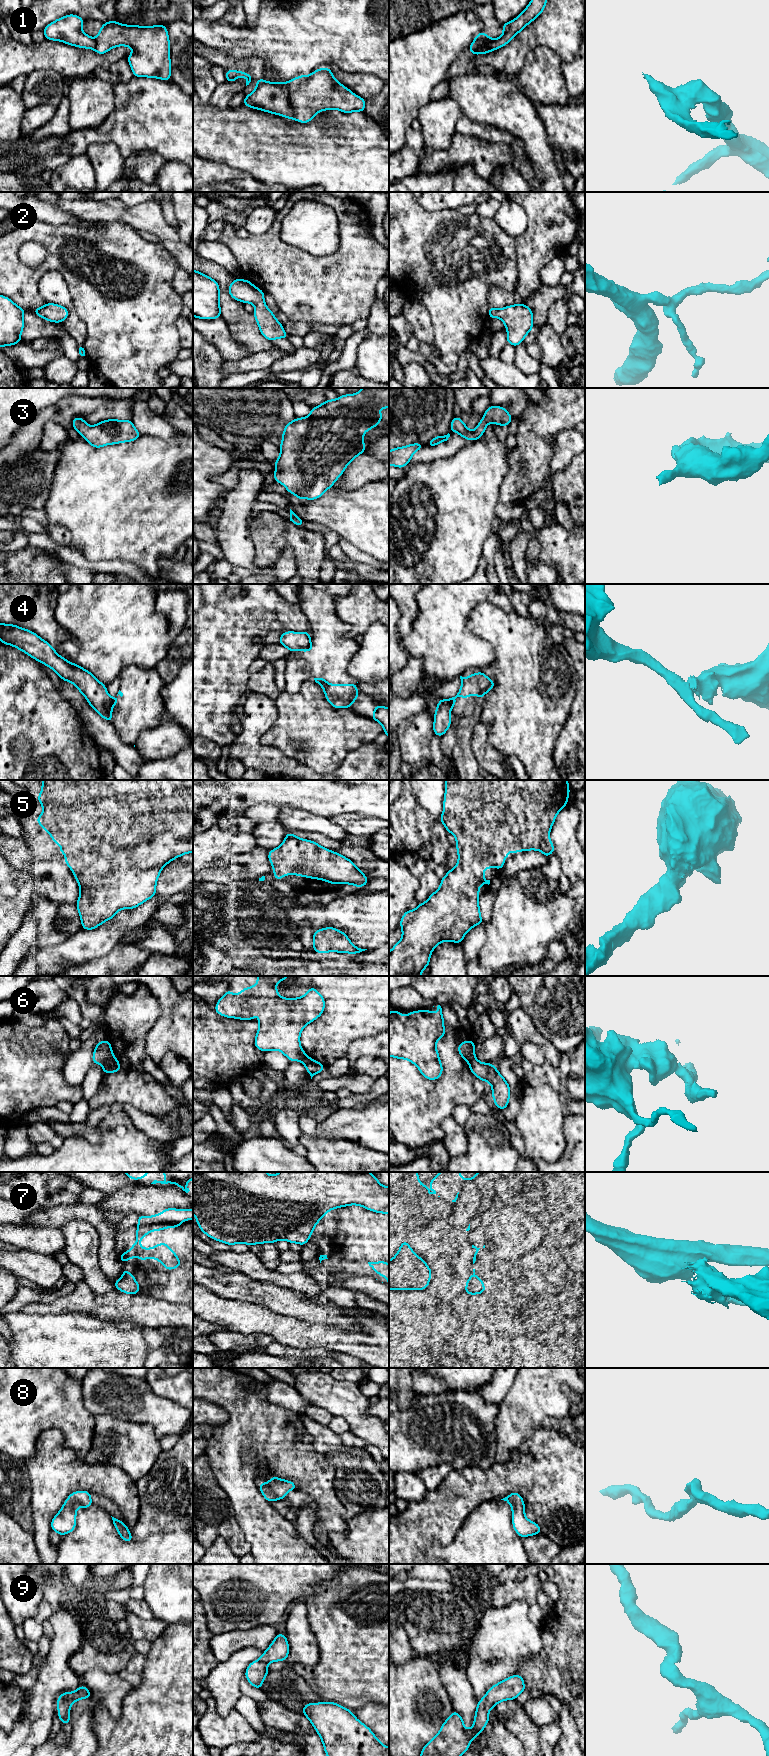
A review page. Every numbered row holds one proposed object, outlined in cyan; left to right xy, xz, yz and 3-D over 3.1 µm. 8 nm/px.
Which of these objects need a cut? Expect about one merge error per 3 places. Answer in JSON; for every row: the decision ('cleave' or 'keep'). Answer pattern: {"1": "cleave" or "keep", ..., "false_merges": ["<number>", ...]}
{"1": "cleave", "2": "keep", "3": "keep", "4": "cleave", "5": "keep", "6": "cleave", "7": "cleave", "8": "keep", "9": "keep", "false_merges": ["1", "4", "6", "7"]}

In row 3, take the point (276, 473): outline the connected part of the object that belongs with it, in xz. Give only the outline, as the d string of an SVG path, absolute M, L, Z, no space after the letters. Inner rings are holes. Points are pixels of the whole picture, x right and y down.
M362 388L356 394L339 396L335 400L328 399L319 406L311 408L307 417L295 418L285 425L280 457L274 462L275 482L280 482L289 493L299 500L320 498L326 490L343 474L348 464L358 455L365 452L364 433L381 423L383 414L377 408L389 408L389 388Z

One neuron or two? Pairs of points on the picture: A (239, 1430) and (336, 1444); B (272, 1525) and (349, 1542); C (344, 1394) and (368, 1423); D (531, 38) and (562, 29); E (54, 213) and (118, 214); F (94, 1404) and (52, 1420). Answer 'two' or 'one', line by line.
A: two
B: two
C: one
D: one
E: two
F: two

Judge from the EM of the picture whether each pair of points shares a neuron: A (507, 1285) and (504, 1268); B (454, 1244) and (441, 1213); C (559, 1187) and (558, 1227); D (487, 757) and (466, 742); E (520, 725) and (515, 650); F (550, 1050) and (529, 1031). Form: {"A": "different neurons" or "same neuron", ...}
{"A": "different neurons", "B": "same neuron", "C": "different neurons", "D": "different neurons", "E": "same neuron", "F": "same neuron"}

